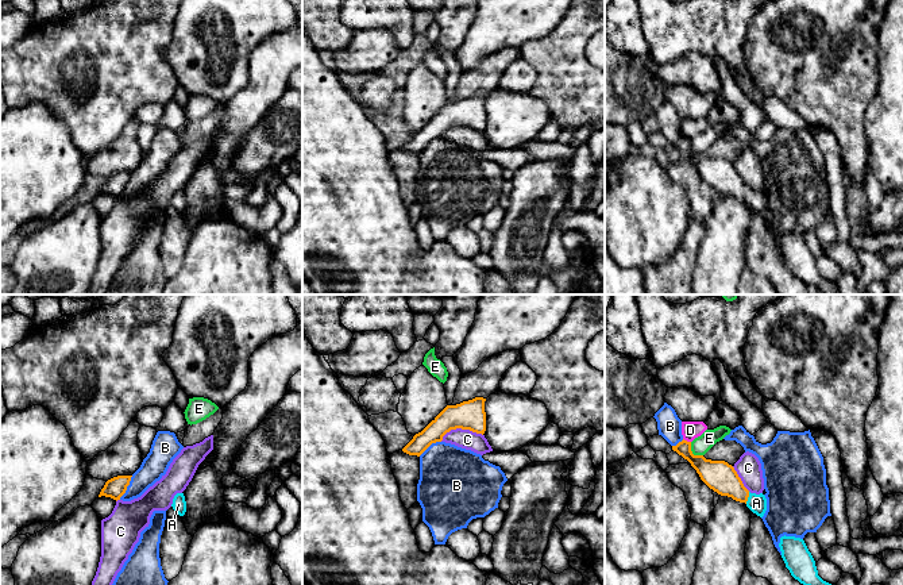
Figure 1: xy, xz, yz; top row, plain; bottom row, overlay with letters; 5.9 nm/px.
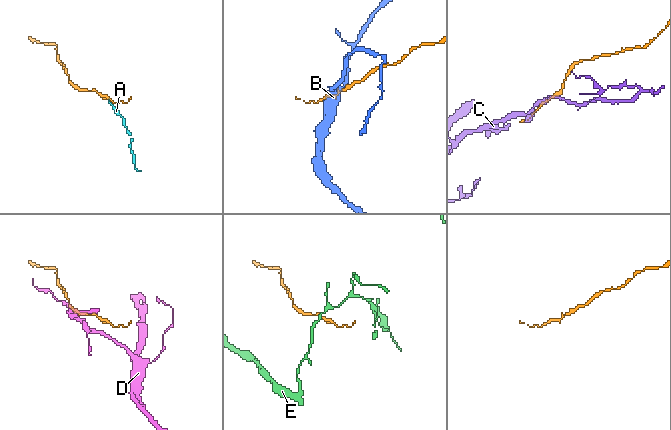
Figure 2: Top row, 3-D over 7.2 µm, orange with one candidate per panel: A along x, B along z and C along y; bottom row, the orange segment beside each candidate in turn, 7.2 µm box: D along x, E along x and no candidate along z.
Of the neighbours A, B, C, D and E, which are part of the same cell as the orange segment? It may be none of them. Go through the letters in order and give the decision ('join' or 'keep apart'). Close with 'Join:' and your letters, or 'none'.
A: join
B: keep apart
C: keep apart
D: keep apart
E: keep apart
Join: A

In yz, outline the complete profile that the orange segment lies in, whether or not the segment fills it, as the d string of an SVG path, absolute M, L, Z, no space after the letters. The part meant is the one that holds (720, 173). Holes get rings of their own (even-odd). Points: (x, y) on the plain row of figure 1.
M682 138L672 147L687 157L696 168L701 177L721 193L732 195L736 199L745 200L746 204L763 215L767 208L767 196L763 190L750 190L742 181L737 169L725 158L706 157L703 153L694 153L691 139Z

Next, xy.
M117 173L108 177L101 186L99 195L105 193L113 197L120 197L120 195L126 190L127 184L130 182L132 173Z

